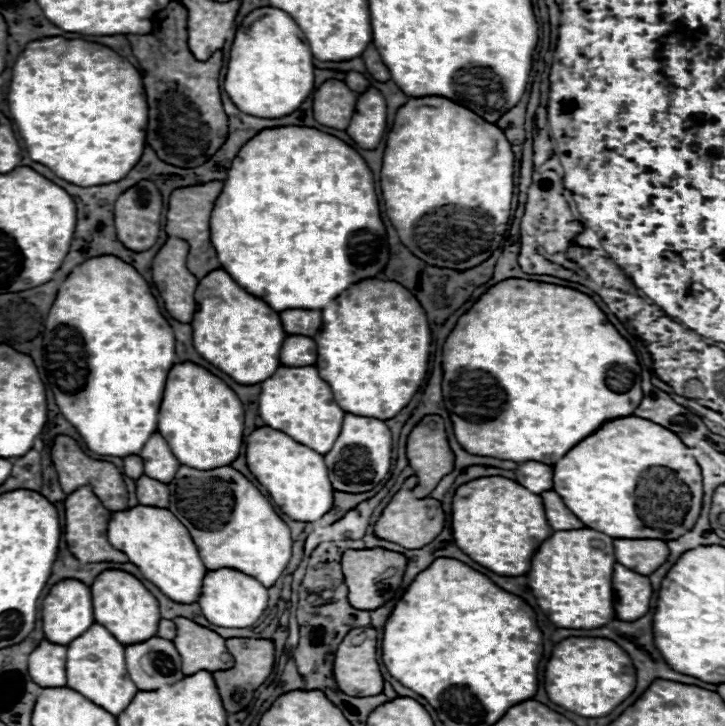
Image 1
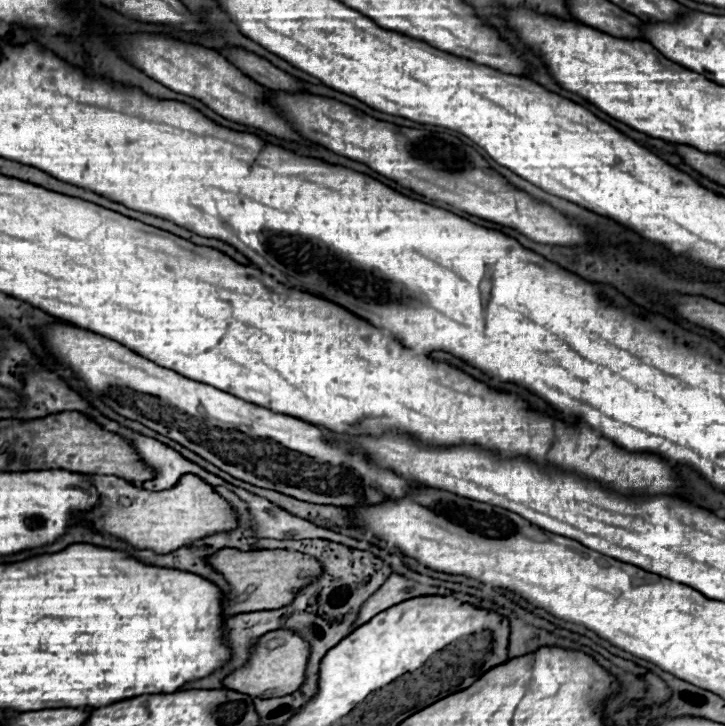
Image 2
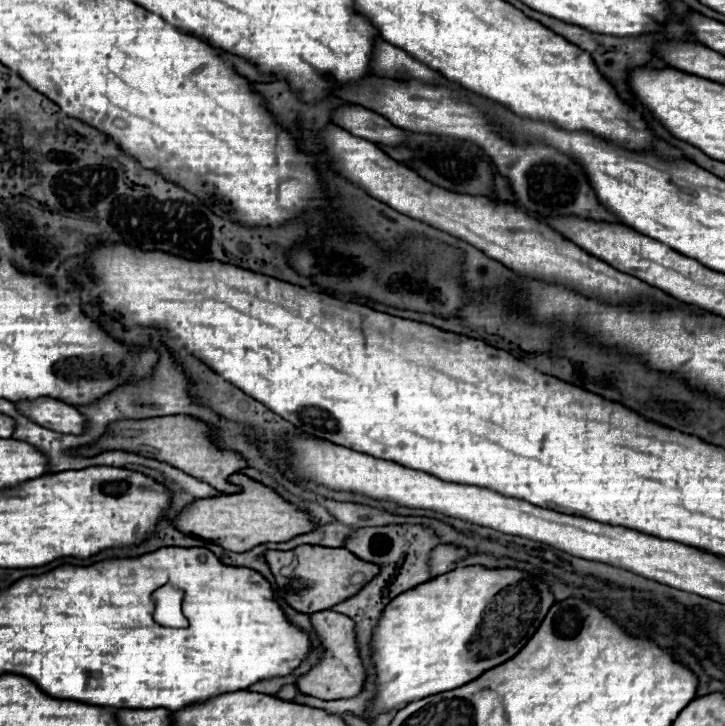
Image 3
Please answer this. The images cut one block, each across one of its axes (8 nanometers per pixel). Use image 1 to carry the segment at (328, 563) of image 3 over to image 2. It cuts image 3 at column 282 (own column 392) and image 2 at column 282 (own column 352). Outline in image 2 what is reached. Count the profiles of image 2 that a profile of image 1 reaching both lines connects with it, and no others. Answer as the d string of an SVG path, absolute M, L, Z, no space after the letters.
M224 548L216 554L208 556L206 562L220 572L228 584L232 586L232 592L238 594L238 604L234 604L234 596L224 598L224 616L236 616L242 612L258 612L258 610L272 610L282 608L284 604L290 604L294 600L294 594L304 588L304 584L310 584L316 580L316 576L322 574L322 564L300 552L292 550L250 550L242 552L236 548Z

